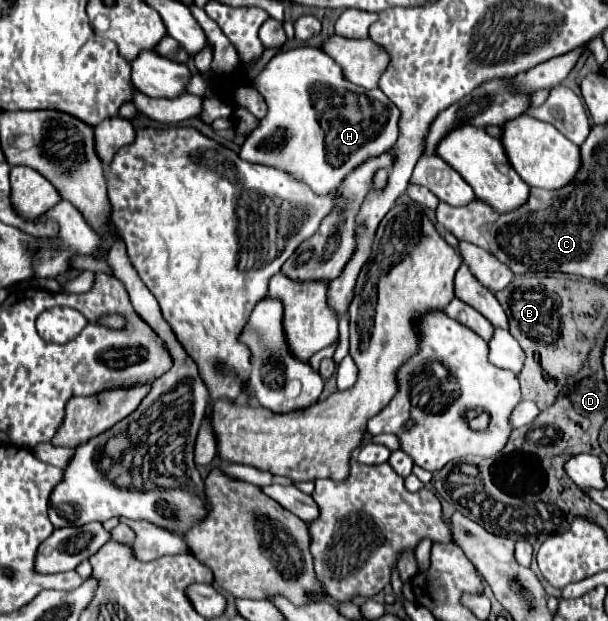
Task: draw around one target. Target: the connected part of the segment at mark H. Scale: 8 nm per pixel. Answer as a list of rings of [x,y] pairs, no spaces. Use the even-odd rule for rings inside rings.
[[[295,47],[275,55],[257,75],[253,85],[265,97],[267,115],[259,121],[253,133],[247,135],[239,153],[241,159],[285,171],[295,179],[301,179],[301,183],[317,195],[329,195],[361,161],[391,149],[397,141],[401,119],[397,105],[389,101],[381,89],[365,91],[363,87],[349,83],[343,77],[341,67],[323,49]]]

